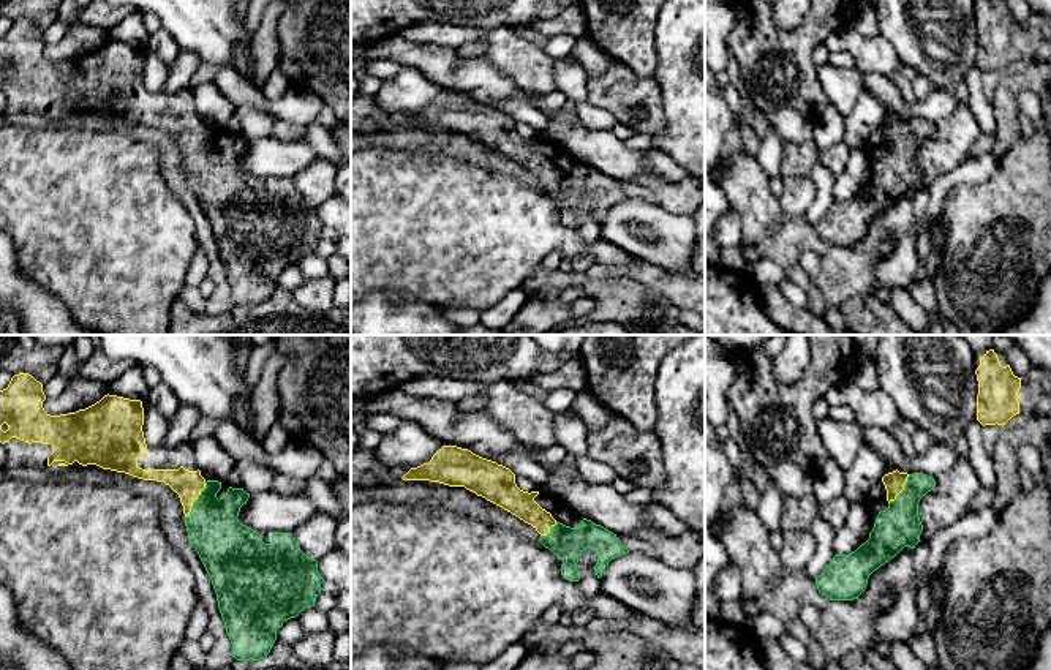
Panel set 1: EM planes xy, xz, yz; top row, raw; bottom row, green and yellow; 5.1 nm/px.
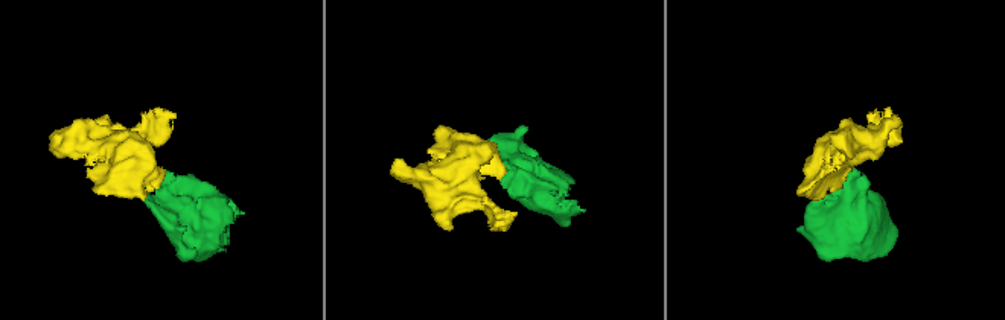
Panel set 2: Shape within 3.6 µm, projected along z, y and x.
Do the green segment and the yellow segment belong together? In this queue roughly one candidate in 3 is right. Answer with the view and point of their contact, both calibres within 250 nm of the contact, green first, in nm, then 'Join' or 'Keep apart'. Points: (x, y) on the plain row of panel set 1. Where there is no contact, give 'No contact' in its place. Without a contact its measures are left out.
Touches green at xy (196, 146). Thickness 280 nm (green) against 140 nm. Join

